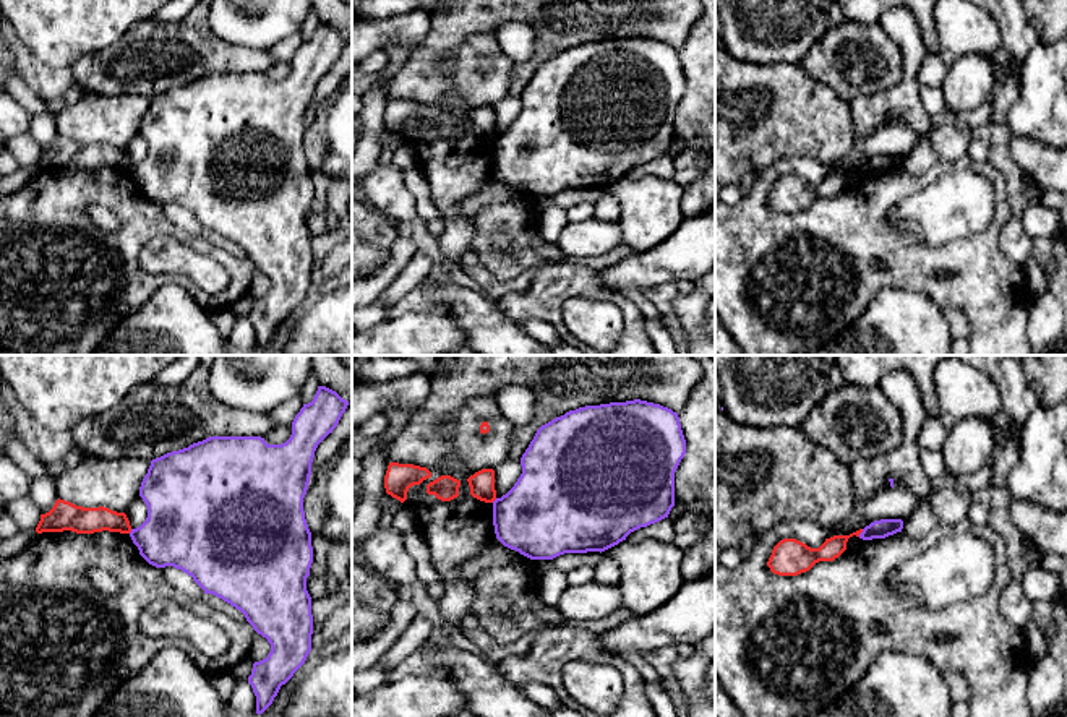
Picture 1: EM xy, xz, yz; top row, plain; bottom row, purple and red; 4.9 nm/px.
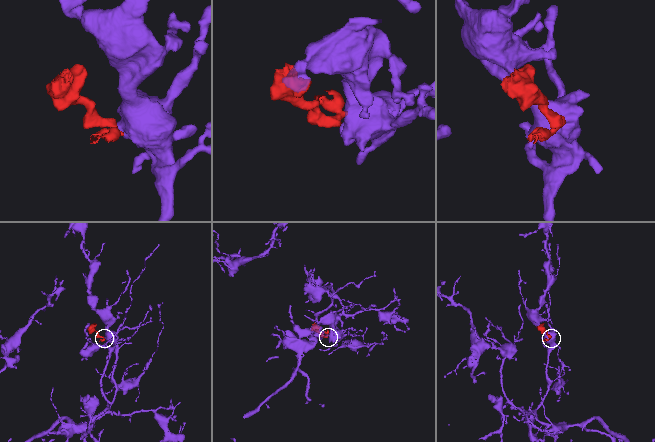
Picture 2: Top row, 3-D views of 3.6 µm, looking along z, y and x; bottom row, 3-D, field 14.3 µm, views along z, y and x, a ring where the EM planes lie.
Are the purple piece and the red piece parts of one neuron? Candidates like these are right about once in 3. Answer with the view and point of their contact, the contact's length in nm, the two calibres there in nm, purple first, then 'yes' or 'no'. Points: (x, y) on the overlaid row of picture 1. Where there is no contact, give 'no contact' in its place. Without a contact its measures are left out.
contact yz (861, 532); length 50 nm; calibres 100 and 100 nm; no

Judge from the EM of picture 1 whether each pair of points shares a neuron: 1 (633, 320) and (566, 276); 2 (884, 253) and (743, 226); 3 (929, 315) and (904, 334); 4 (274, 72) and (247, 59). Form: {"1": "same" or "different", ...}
{"1": "same", "2": "same", "3": "same", "4": "different"}

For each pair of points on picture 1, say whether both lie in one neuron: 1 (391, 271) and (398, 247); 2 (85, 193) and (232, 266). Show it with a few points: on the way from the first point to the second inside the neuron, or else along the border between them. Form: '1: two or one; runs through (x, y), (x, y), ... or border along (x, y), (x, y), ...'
1: one; runs through (396, 265), (398, 253)
2: one; runs through (122, 198), (145, 221), (164, 226), (195, 242)

